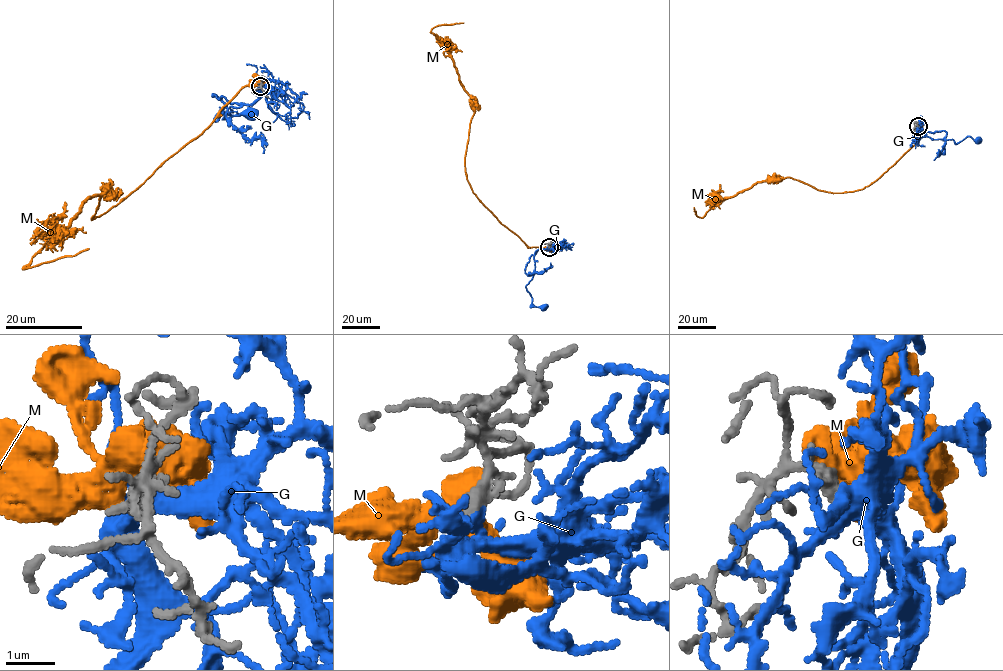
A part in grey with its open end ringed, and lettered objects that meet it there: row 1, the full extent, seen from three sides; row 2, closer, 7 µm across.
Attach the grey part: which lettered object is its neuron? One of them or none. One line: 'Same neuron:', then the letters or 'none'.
Same neuron: G

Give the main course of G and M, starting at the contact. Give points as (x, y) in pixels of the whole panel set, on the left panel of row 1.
G: (260, 85), (253, 103), (232, 106), (232, 112), (213, 118), (226, 105), (233, 115), (258, 113)
M: (260, 83), (244, 86), (197, 137), (92, 219), (101, 194), (109, 190), (89, 197), (24, 269), (88, 248)

